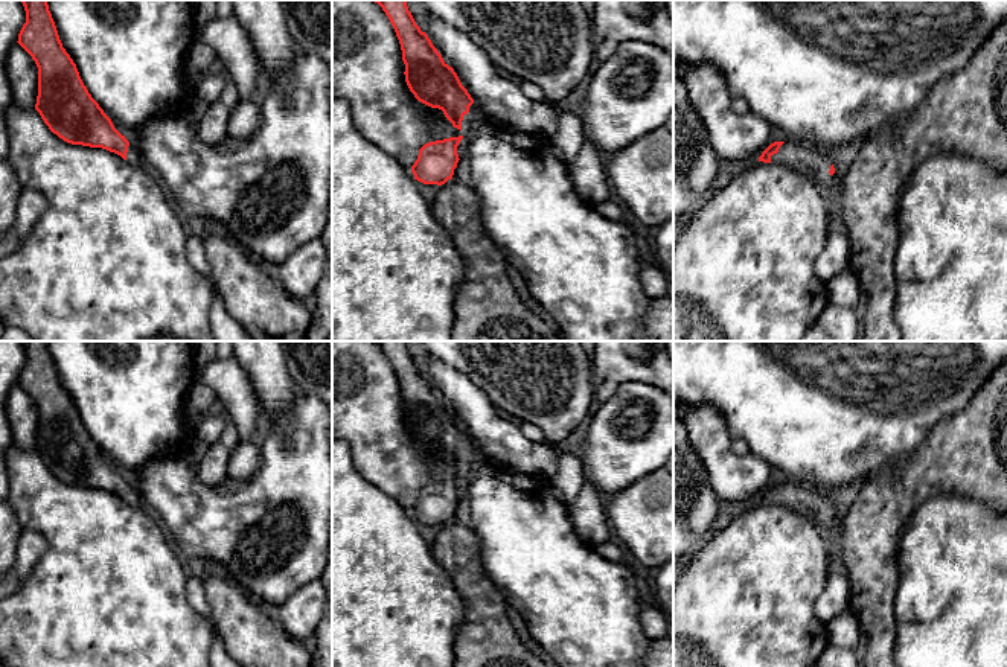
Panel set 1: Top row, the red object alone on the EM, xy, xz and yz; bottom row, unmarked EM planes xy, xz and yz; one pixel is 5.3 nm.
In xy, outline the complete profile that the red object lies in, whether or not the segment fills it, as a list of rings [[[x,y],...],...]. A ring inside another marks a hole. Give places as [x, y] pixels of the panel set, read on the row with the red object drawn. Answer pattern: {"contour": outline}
{"contour": [[[21,0],[21,3],[26,23],[17,43],[38,67],[35,110],[44,123],[67,143],[102,148],[120,155],[131,166],[140,166],[137,146],[114,128],[62,47],[47,0]]]}

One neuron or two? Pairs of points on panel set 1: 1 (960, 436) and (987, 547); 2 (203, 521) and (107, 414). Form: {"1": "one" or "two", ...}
{"1": "two", "2": "two"}

